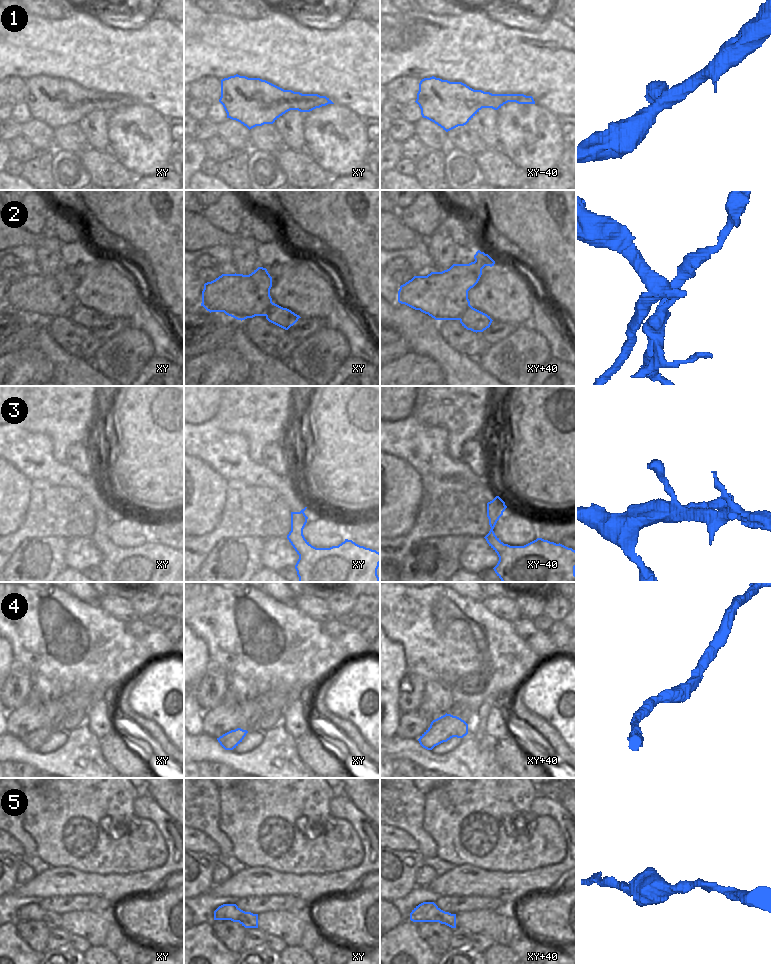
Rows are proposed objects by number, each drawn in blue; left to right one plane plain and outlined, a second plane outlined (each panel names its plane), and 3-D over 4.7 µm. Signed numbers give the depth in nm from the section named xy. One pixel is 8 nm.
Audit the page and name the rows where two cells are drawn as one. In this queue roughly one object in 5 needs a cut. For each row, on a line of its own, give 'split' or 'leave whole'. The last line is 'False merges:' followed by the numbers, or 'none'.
1: leave whole
2: split
3: leave whole
4: leave whole
5: leave whole
False merges: 2

